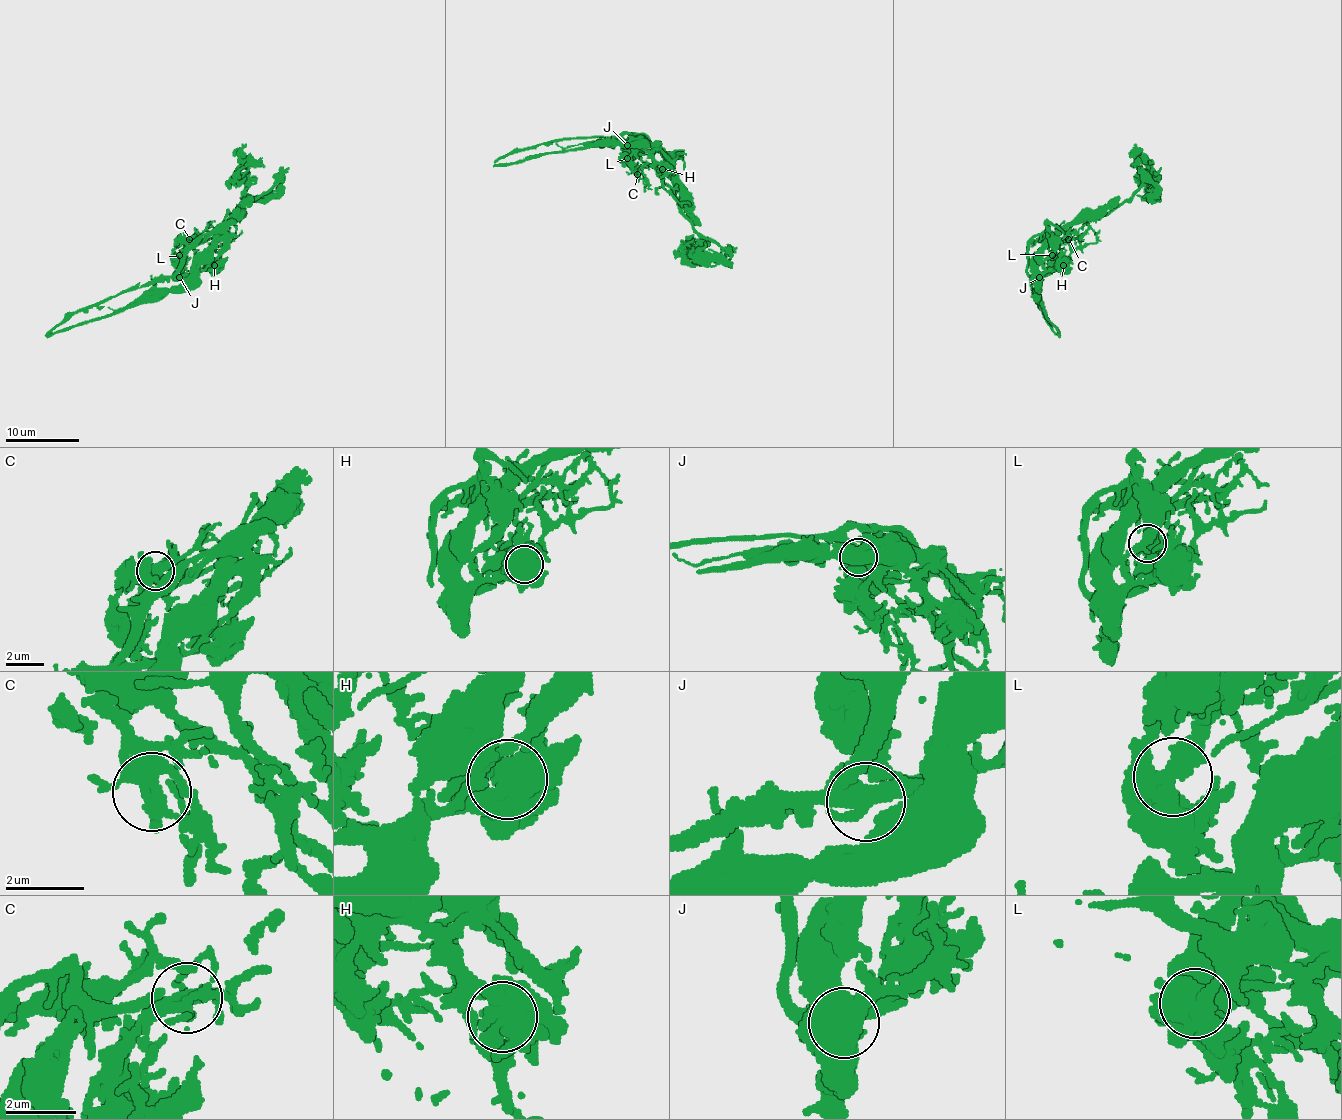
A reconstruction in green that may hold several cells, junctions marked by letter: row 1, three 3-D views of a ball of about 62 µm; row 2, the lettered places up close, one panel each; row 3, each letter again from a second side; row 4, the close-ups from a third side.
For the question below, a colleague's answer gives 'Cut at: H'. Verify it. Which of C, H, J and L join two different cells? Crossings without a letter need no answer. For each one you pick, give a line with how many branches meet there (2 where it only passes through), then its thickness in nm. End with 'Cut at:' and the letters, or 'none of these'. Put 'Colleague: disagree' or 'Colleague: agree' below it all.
J: branches 3; calibre 360 nm
Cut at: J
Colleague: disagree

